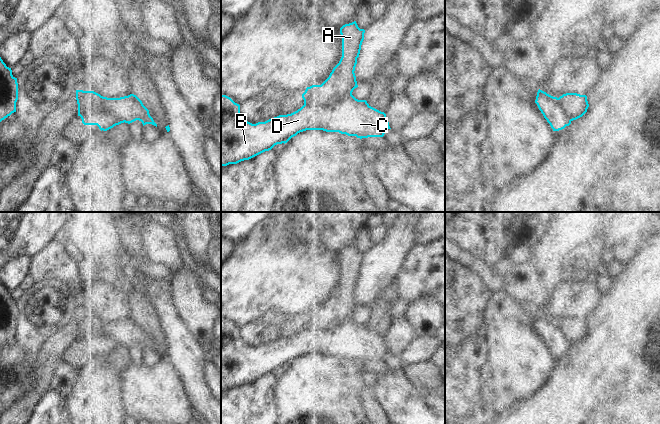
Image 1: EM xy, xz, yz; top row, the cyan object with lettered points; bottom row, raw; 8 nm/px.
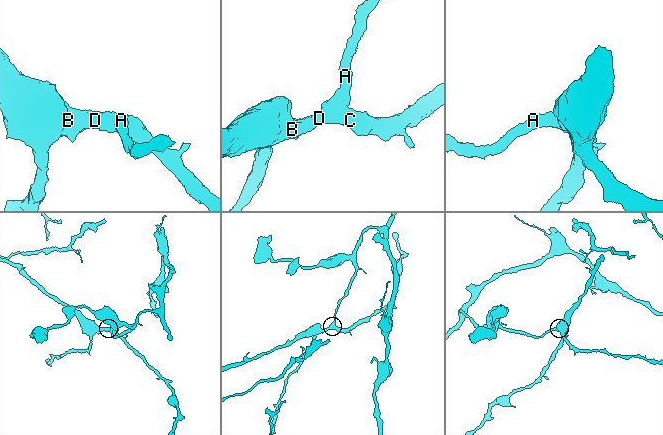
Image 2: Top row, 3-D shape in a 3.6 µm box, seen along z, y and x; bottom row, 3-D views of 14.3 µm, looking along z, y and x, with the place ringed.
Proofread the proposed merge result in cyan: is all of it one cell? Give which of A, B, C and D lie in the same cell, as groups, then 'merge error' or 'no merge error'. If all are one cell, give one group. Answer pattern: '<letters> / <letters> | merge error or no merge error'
A / B C D | merge error

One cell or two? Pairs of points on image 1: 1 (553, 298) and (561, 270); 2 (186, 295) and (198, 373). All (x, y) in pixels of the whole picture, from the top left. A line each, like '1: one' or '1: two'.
1: two
2: two

